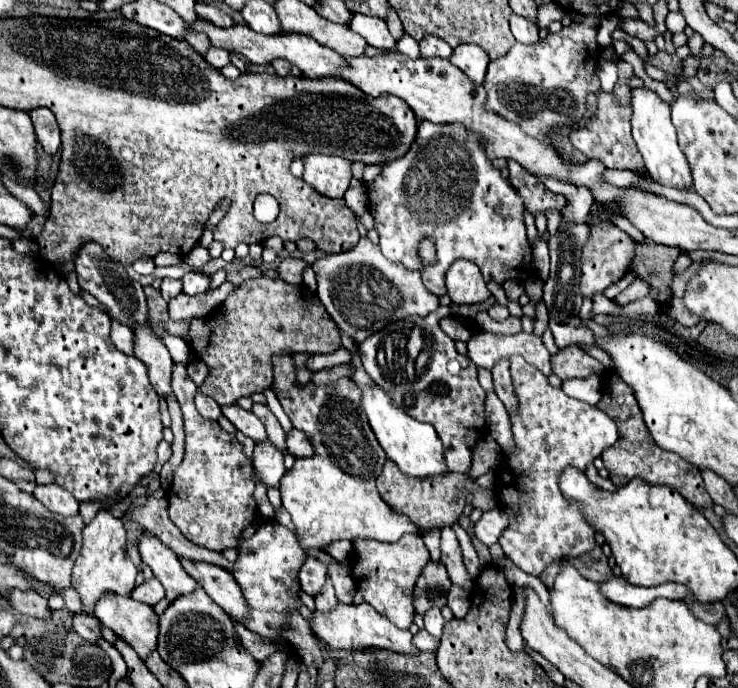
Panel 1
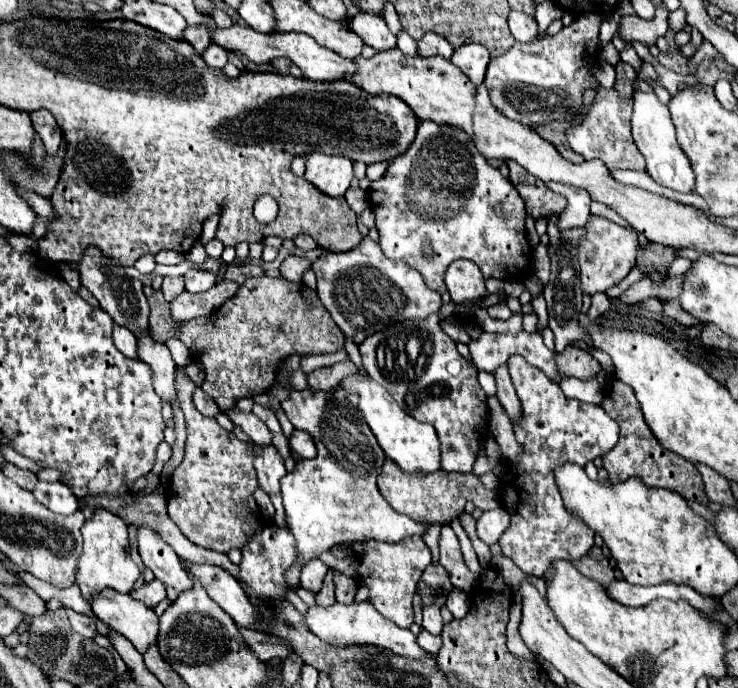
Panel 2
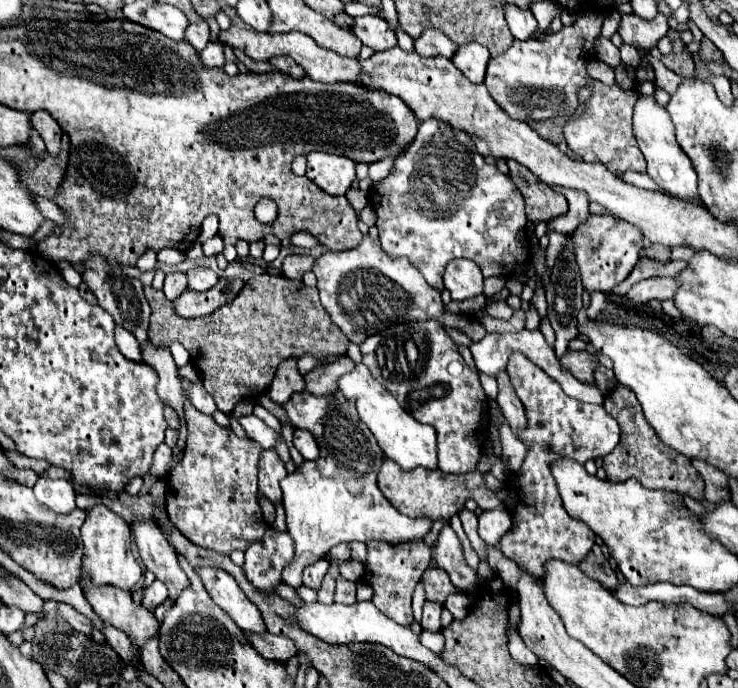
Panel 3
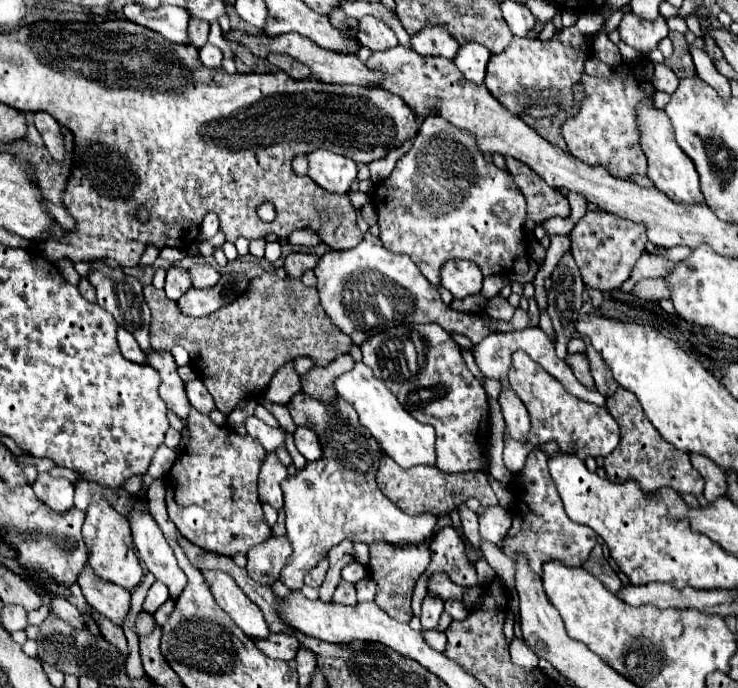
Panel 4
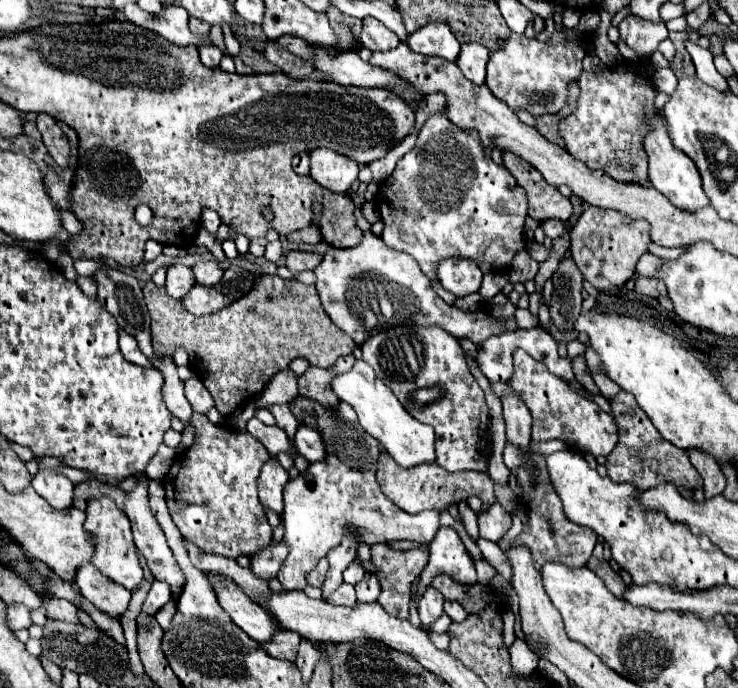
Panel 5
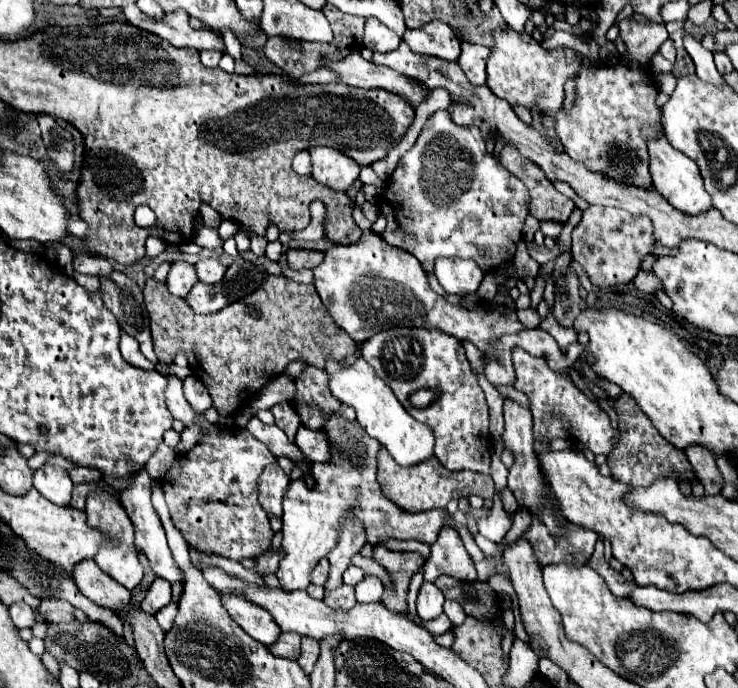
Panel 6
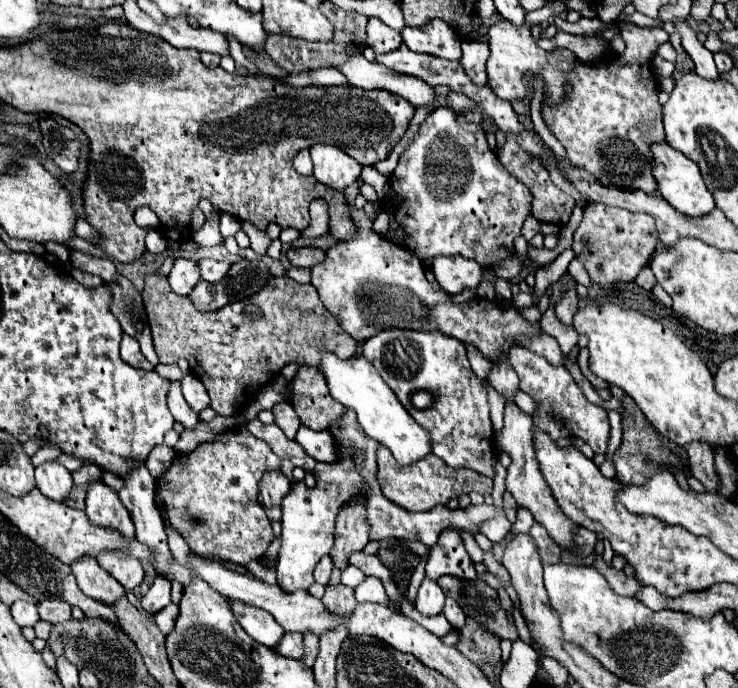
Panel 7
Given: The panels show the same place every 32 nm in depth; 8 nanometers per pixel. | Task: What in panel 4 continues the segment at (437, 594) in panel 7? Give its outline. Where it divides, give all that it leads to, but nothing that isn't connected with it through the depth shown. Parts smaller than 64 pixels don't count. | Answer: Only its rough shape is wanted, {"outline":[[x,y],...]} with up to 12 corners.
{"outline":[[438,596],[422,600],[422,630],[432,630],[444,610]]}

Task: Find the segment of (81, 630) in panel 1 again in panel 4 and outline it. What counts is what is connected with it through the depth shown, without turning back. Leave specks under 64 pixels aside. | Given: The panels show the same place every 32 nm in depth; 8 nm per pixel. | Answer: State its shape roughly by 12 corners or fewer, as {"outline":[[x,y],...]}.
{"outline":[[64,598],[50,600],[50,612],[60,620],[84,628],[78,608]]}

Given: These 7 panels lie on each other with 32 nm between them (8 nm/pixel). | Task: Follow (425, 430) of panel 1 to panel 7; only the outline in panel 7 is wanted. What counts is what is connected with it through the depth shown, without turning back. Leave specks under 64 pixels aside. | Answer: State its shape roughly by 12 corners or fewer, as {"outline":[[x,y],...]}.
{"outline":[[322,350],[330,396],[402,466],[430,452],[428,432],[364,356]]}

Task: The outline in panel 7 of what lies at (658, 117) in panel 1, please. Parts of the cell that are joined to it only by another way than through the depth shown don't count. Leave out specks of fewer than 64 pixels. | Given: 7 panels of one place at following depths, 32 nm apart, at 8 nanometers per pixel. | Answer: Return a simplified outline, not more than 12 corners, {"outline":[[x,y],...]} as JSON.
{"outline":[[654,144],[658,192],[684,216],[716,208],[696,162]]}

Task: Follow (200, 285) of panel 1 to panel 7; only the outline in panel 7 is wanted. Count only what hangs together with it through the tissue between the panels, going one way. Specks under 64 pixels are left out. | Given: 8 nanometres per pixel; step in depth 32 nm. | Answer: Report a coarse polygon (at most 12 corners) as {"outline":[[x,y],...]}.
{"outline":[[200,260],[202,280],[220,282],[230,262]]}

